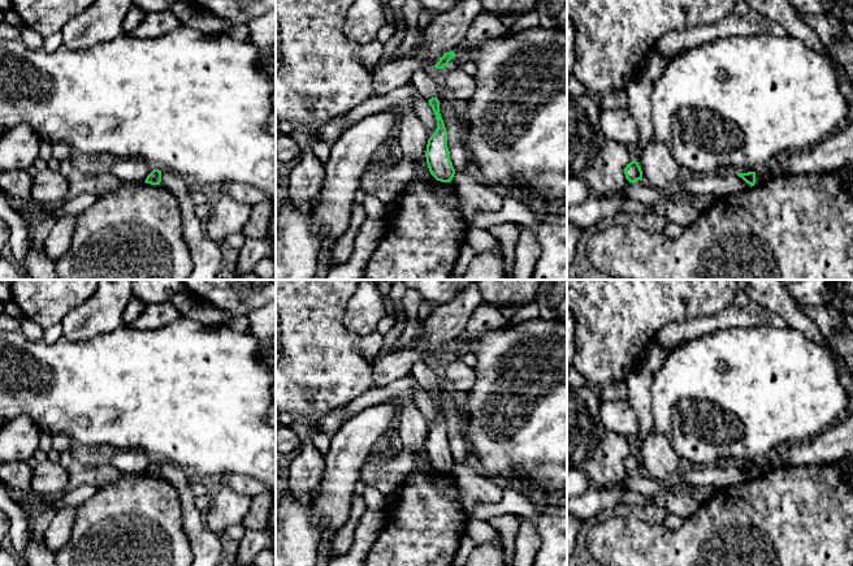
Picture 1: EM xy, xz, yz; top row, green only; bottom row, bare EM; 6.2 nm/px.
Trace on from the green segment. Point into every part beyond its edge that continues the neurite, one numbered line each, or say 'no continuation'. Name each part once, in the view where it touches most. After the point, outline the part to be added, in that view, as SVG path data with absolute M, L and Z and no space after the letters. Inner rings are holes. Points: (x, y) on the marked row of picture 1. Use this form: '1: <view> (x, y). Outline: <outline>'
no continuation

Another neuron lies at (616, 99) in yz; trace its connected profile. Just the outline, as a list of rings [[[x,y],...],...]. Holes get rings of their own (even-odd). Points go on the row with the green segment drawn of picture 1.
[[[625,90],[612,91],[598,98],[602,109],[616,109],[628,107],[628,96]]]

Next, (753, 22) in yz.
[[[750,9],[744,16],[728,14],[711,23],[671,31],[658,40],[655,49],[662,56],[668,57],[680,51],[698,47],[718,39],[761,34],[770,34],[774,36],[788,35],[783,26],[768,20],[759,12]]]

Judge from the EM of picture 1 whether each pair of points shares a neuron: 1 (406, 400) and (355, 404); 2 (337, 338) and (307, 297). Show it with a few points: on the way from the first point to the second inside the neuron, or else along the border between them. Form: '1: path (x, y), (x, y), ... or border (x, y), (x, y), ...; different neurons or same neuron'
1: path (393, 393), (381, 393), (368, 398); same neuron
2: path (327, 328), (315, 316), (314, 307); same neuron

